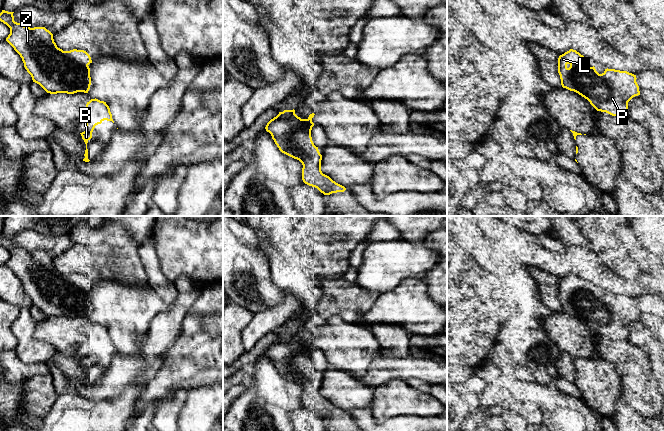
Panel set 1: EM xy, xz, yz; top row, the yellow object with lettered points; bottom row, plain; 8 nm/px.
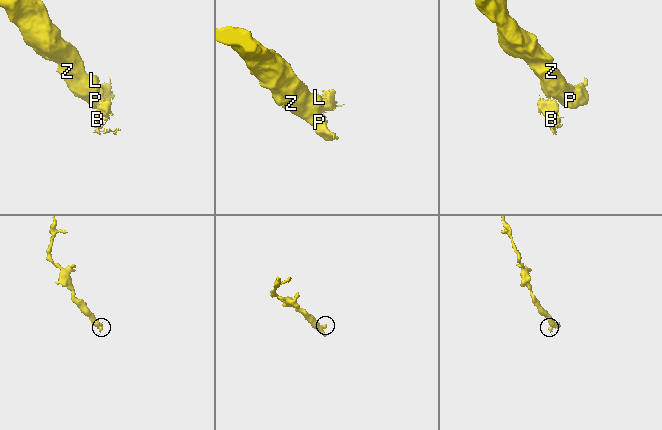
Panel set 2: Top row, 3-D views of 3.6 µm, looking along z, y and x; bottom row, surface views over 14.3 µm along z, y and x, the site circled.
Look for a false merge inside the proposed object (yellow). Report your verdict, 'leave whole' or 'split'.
leave whole

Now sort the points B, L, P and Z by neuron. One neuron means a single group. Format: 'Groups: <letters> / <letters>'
Groups: B L P Z

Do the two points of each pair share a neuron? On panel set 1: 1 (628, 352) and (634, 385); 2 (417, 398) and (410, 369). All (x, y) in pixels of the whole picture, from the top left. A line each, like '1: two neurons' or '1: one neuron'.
1: one neuron
2: two neurons

